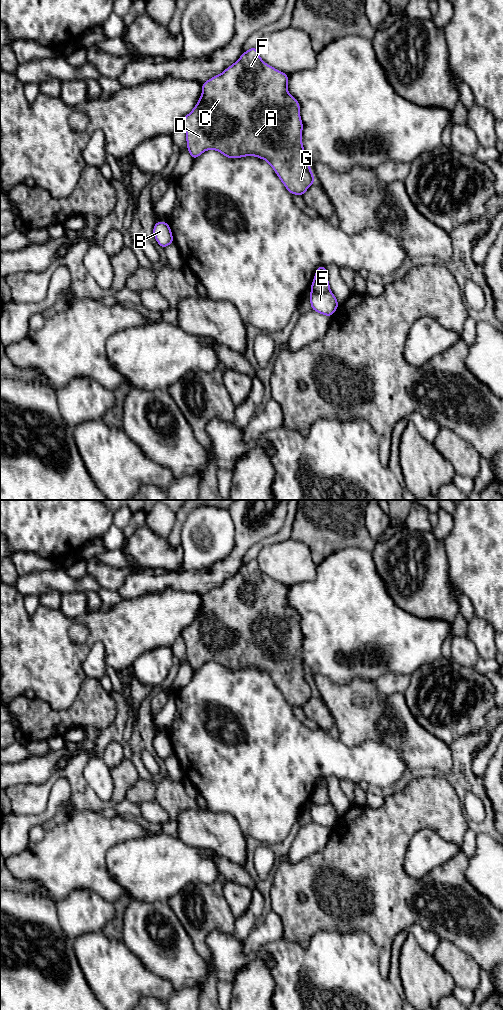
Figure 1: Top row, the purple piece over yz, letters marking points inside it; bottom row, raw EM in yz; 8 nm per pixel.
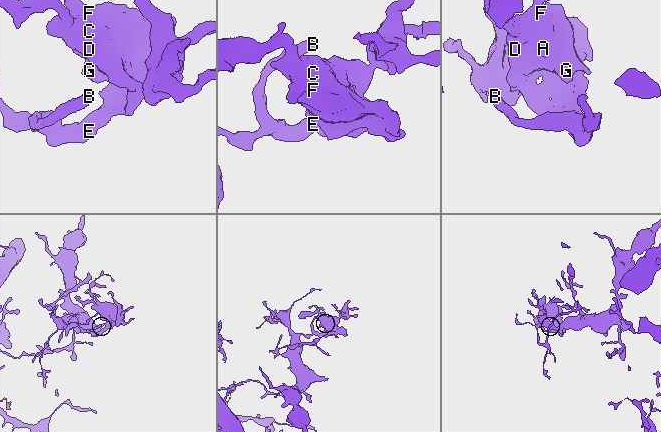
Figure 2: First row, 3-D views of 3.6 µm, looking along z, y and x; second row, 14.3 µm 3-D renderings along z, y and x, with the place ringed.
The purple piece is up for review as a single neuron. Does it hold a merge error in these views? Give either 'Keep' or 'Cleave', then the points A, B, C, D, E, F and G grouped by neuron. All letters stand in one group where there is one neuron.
Cleave. Groups: A C D F G / B E

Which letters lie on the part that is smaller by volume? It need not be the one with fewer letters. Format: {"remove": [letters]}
{"remove": ["A", "C", "D", "F", "G"]}

